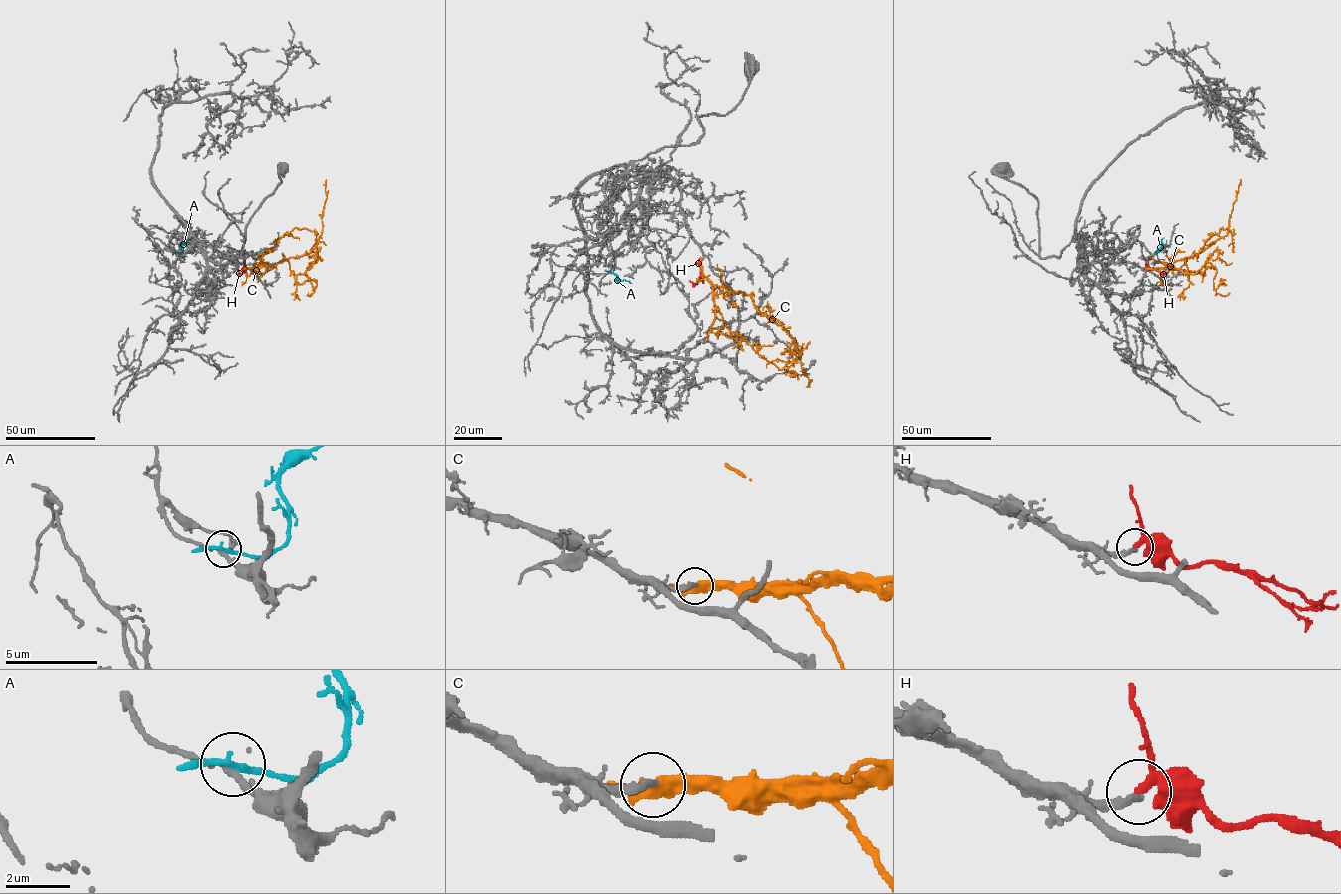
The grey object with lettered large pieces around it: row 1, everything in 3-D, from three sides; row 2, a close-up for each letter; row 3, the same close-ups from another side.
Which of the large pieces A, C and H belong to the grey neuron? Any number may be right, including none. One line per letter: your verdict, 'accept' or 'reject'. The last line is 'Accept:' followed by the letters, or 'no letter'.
A: reject
C: reject
H: accept
Accept: H

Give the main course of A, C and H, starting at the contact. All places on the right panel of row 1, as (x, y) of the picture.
A: (1155, 253), (1163, 238)
C: (1146, 268), (1183, 259), (1194, 274), (1210, 262), (1214, 289), (1222, 280), (1227, 285)
H: (1146, 268), (1161, 273)

